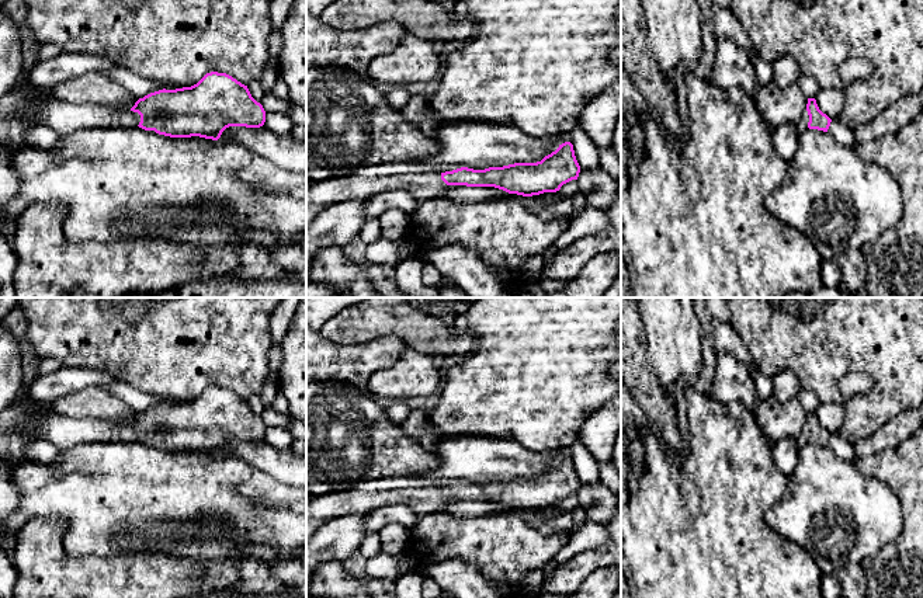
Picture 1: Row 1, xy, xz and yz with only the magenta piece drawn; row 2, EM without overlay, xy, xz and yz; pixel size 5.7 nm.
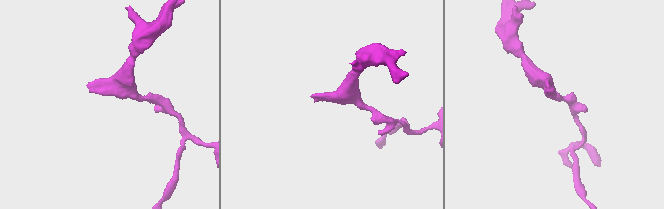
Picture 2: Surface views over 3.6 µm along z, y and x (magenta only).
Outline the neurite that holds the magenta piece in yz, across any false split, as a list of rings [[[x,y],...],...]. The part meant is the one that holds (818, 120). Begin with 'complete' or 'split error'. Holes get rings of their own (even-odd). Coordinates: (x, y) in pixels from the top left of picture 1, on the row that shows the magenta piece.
split error; [[[808,98],[806,109],[802,112],[802,118],[795,124],[799,133],[808,129],[818,129],[827,132],[832,119],[823,114],[815,98]]]

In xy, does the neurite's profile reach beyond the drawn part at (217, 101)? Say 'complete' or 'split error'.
split error

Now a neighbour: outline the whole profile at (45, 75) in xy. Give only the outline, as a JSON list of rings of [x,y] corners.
[[[67,53],[39,60],[30,72],[27,81],[45,91],[51,91],[56,84],[72,80],[87,73],[107,74],[117,66],[112,60],[93,53]]]

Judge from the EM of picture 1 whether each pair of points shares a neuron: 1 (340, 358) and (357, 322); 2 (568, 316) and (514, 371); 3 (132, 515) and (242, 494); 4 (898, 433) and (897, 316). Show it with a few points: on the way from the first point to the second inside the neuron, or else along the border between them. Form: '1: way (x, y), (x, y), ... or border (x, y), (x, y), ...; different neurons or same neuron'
1: border (321, 334), (335, 343), (365, 343), (380, 337); different neurons
2: way (554, 330), (528, 357); same neuron
3: way (159, 504), (215, 504); same neuron
4: border (908, 409), (871, 435); different neurons

